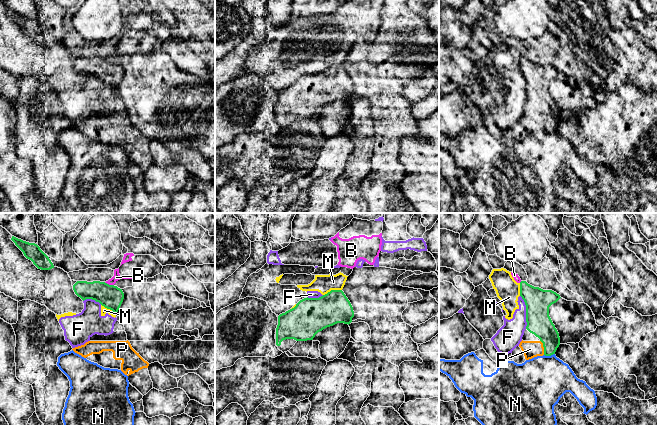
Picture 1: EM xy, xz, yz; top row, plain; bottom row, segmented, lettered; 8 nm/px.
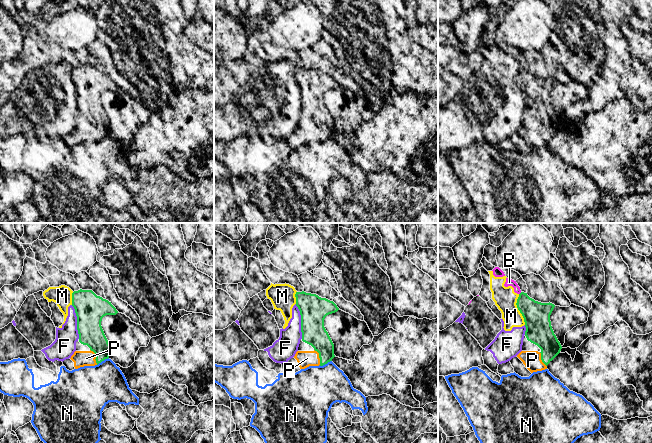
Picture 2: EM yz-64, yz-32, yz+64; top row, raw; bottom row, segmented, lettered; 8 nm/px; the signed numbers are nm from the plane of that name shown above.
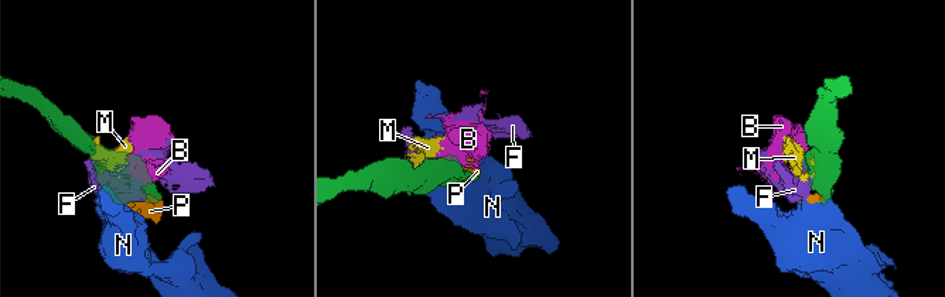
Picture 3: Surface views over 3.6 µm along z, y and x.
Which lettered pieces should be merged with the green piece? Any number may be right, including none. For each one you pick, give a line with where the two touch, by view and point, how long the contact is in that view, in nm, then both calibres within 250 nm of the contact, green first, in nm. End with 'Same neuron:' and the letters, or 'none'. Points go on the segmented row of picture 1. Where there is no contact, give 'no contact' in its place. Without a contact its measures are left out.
P: meets green in yz at (543, 346); contact 120 nm long; 200 nm thick on the green side, 140 nm on the other
Same neuron: P

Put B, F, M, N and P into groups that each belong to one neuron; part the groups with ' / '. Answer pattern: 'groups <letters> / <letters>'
groups B F M / N / P

